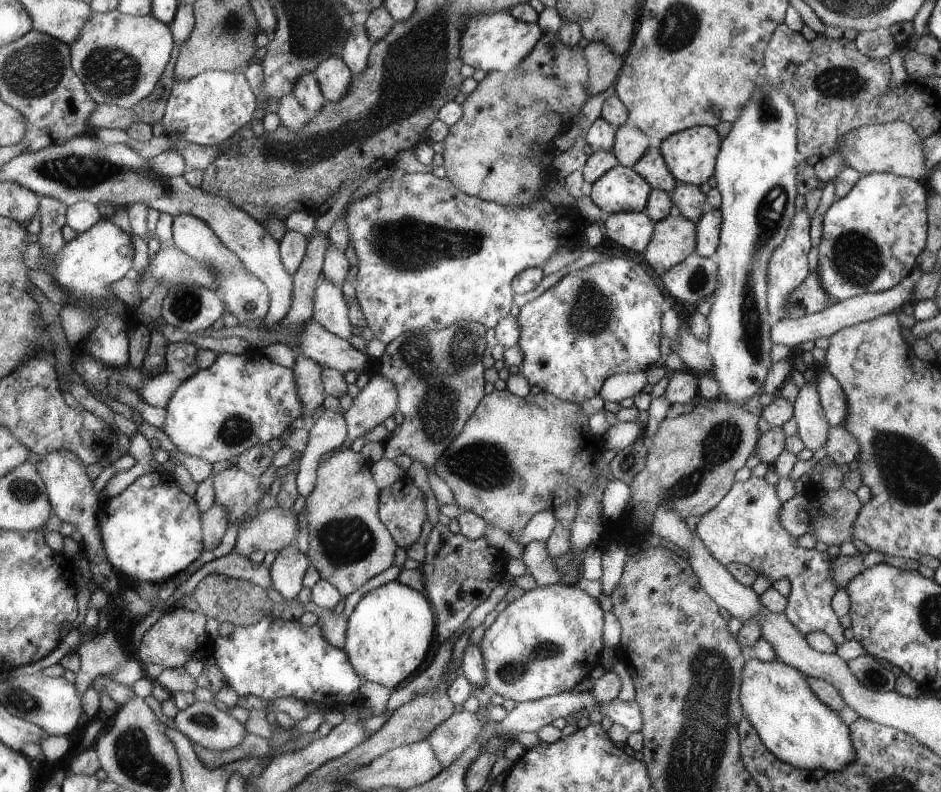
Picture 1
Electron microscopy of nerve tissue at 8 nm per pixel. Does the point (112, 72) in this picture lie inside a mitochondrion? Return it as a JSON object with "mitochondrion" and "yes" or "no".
{"mitochondrion":"yes"}

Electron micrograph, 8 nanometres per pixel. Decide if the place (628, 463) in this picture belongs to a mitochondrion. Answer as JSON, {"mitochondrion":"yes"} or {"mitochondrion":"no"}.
{"mitochondrion":"yes"}

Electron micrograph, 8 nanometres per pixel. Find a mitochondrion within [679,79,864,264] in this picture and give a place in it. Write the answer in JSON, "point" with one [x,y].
{"point":[769,113]}

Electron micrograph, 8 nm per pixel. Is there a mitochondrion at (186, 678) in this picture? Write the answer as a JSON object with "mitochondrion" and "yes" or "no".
{"mitochondrion":"no"}

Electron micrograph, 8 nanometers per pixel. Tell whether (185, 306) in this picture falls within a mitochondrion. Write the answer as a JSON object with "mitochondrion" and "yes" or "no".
{"mitochondrion":"yes"}

